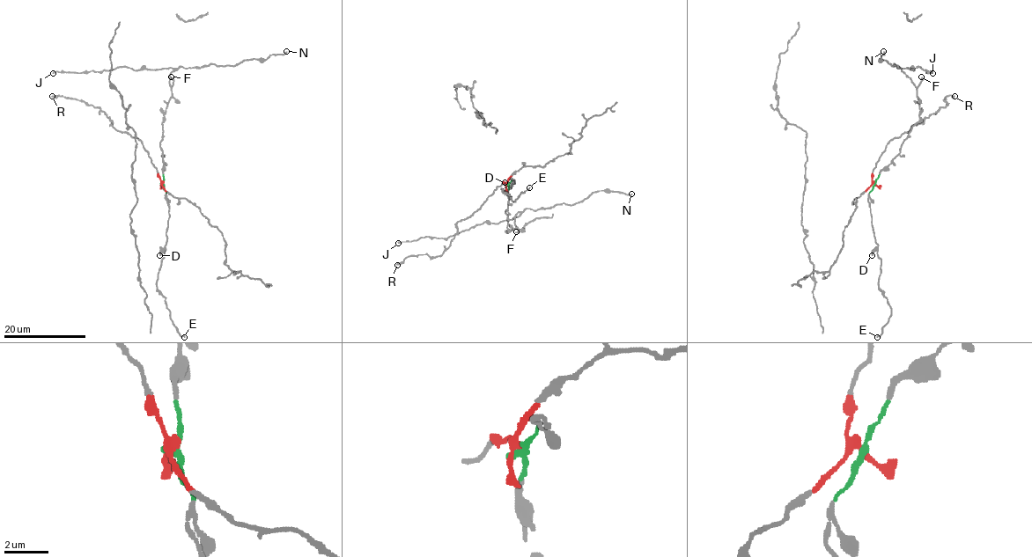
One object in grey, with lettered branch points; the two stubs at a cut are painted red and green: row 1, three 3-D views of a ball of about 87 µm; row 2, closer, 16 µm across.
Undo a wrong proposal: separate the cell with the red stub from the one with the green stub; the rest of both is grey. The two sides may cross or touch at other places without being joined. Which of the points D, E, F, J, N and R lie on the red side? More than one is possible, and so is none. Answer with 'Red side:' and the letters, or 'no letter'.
Red side: R

